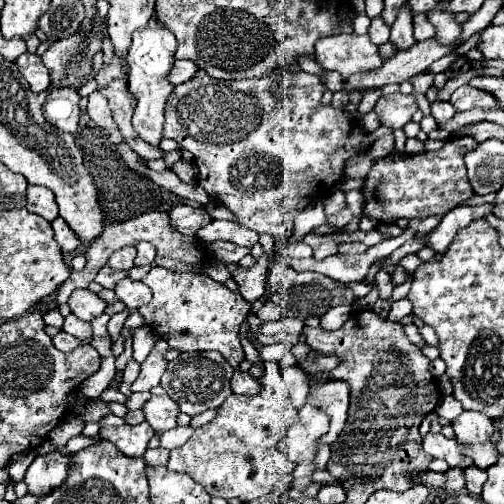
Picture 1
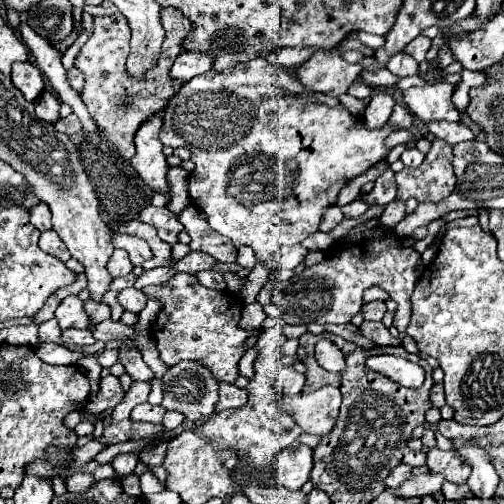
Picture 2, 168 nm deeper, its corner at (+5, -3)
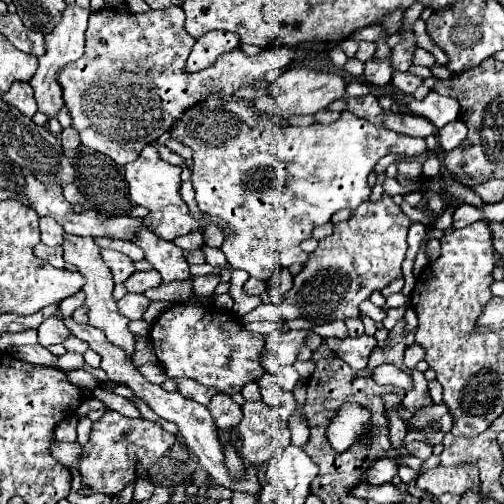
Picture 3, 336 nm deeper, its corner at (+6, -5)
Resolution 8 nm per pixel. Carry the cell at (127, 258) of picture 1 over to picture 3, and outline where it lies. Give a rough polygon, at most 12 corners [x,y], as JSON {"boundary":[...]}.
{"boundary":[[102,251],[102,259],[124,283],[136,271],[124,253]]}

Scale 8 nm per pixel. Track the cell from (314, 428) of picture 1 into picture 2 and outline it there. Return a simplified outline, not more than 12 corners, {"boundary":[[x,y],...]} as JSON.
{"boundary":[[313,449],[277,453],[275,477],[289,491],[309,481]]}

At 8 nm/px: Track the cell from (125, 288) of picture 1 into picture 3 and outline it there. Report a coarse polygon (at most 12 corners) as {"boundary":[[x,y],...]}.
{"boundary":[[126,293],[118,311],[128,319],[142,319],[150,301],[146,295]]}

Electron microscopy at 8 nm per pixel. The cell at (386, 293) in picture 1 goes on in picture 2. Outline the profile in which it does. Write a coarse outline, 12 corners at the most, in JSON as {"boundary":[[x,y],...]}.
{"boundary":[[380,300],[365,303],[361,313],[365,321],[381,321],[385,302]]}

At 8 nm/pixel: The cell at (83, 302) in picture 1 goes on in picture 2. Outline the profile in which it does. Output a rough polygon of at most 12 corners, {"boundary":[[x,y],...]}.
{"boundary":[[75,295],[61,301],[55,311],[61,331],[87,329],[83,301]]}

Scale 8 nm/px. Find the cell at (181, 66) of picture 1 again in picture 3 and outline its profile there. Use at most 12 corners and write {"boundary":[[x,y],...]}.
{"boundary":[[212,31],[192,47],[188,73],[206,69],[238,47],[238,37]]}

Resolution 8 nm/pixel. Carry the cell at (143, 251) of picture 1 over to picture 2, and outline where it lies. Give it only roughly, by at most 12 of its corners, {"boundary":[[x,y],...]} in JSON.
{"boundary":[[113,233],[113,247],[125,249],[133,265],[153,257],[139,237]]}

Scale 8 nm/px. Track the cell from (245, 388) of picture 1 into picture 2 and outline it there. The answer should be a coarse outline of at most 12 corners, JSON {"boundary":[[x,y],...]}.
{"boundary":[[219,383],[215,413],[239,409],[247,403],[247,391],[231,383]]}

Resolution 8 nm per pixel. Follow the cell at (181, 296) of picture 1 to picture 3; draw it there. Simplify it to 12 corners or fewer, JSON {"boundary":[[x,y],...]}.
{"boundary":[[174,303],[150,339],[168,377],[226,395],[266,373],[264,335]]}

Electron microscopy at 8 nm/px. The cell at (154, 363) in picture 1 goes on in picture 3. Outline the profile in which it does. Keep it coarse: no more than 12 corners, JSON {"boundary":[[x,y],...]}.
{"boundary":[[104,413],[82,485],[116,495],[176,443],[158,423]]}

